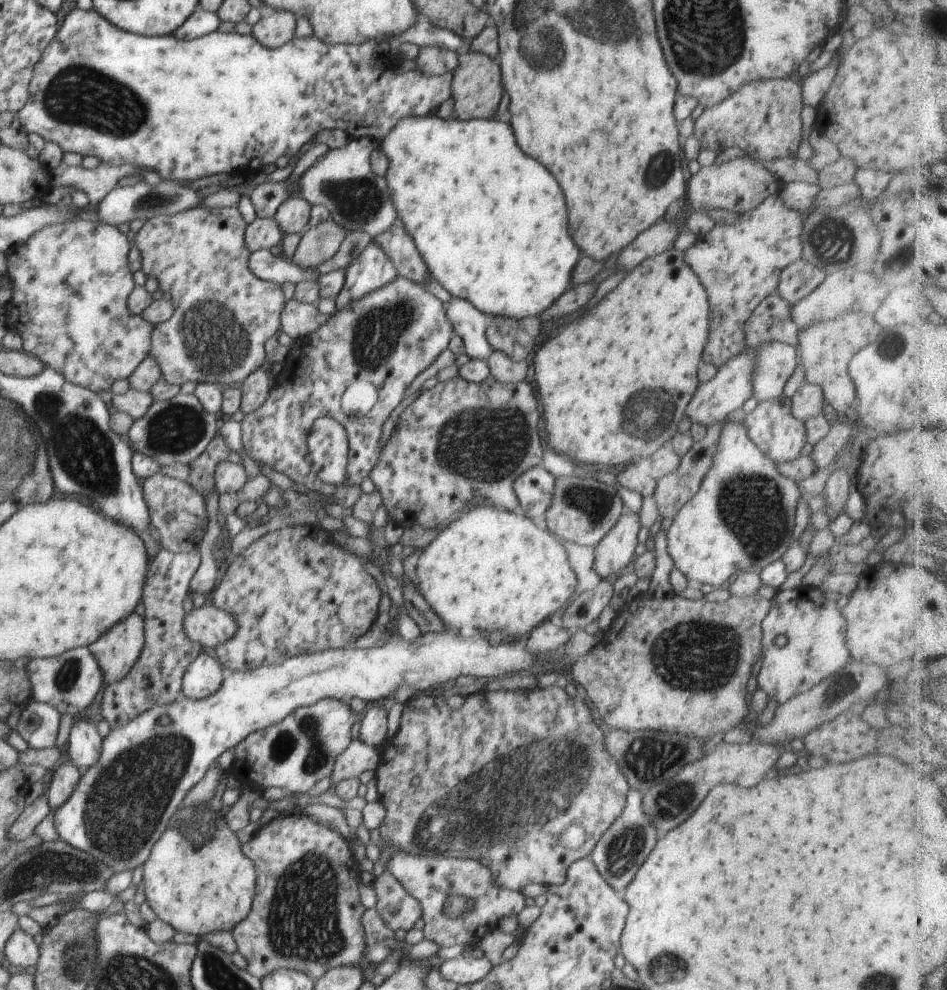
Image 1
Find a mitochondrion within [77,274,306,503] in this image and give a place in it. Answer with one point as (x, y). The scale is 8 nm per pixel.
(214, 340)

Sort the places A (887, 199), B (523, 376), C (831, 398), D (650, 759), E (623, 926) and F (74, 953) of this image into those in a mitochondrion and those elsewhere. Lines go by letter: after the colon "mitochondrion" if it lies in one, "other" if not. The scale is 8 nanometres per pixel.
A: other
B: other
C: other
D: mitochondrion
E: other
F: mitochondrion

